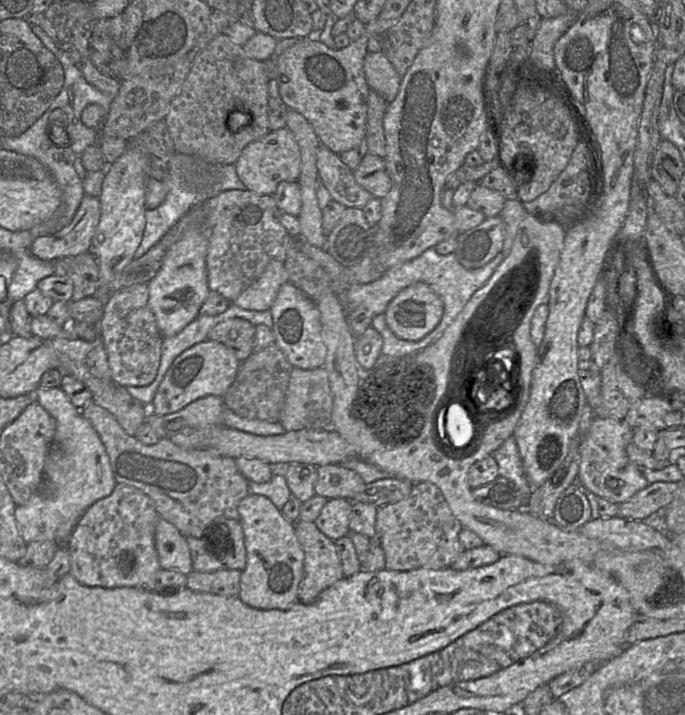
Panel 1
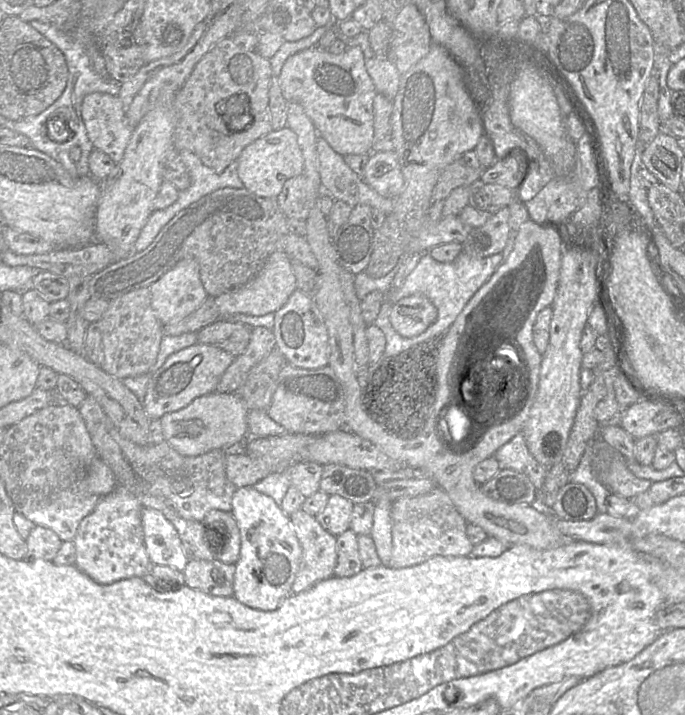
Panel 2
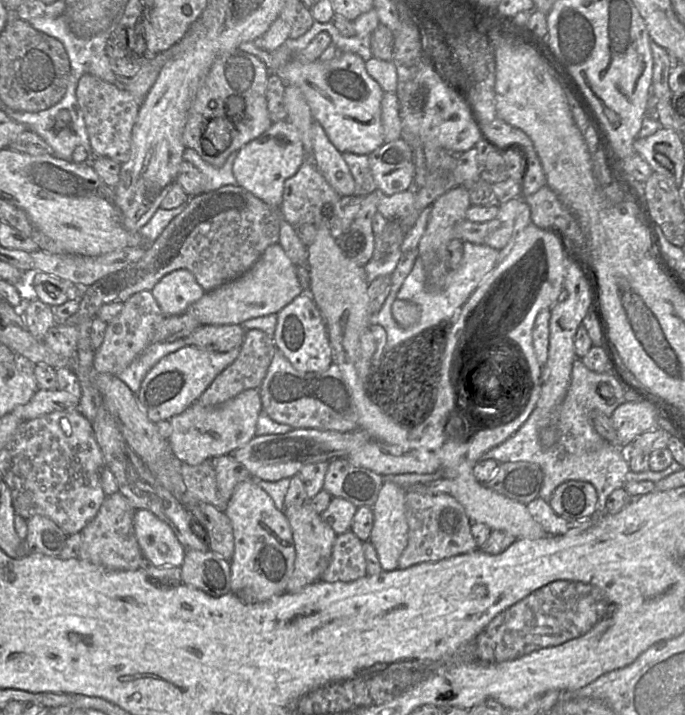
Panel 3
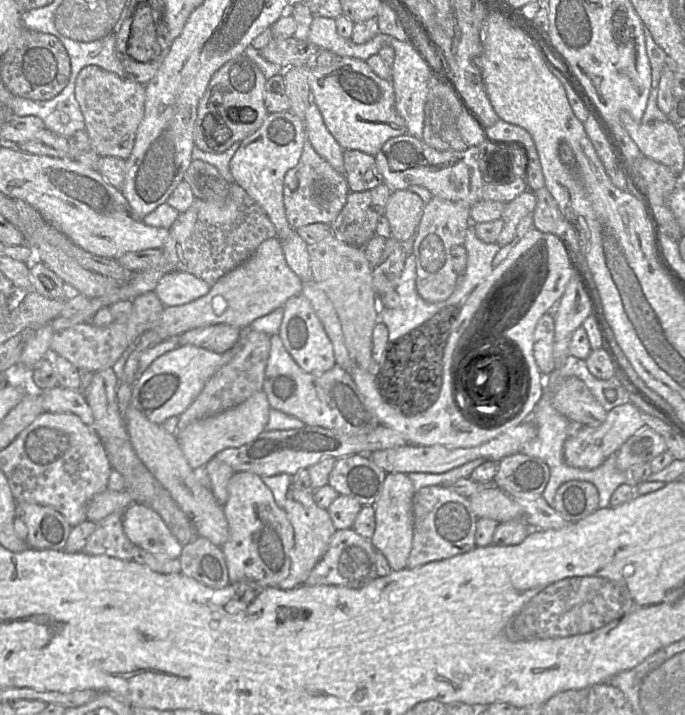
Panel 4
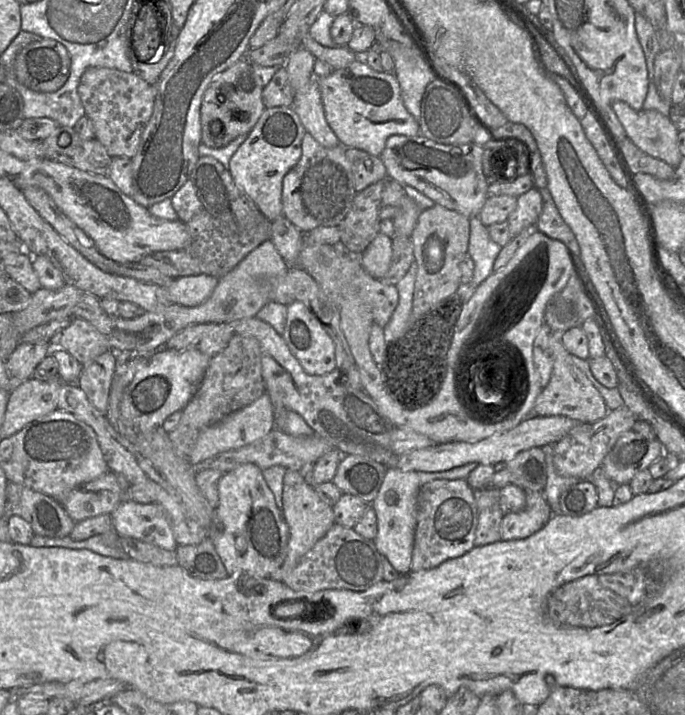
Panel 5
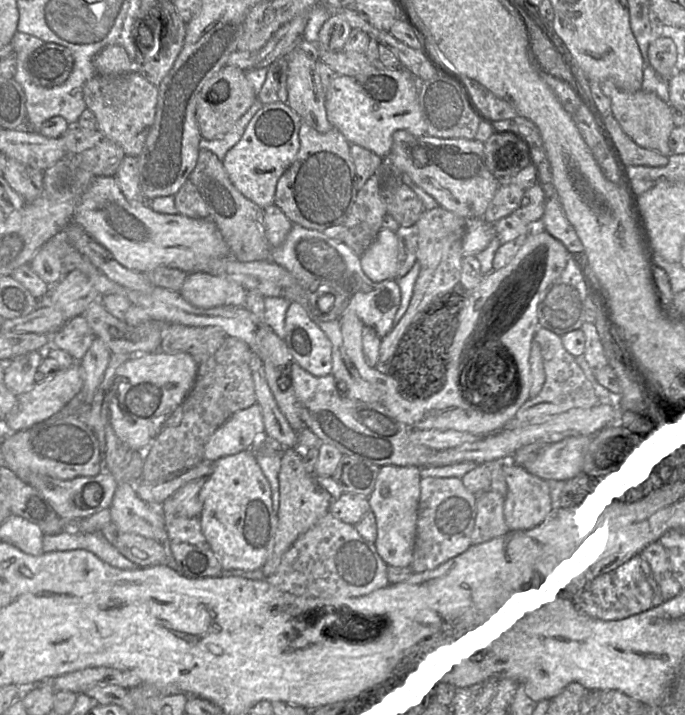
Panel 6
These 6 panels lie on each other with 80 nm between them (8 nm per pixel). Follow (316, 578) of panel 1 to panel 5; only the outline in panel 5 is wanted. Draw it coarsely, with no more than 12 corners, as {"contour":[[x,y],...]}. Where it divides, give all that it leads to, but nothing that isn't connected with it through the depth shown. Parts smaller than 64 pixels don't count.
{"contour":[[298,470],[283,479],[289,541],[269,577],[283,582],[335,524]]}

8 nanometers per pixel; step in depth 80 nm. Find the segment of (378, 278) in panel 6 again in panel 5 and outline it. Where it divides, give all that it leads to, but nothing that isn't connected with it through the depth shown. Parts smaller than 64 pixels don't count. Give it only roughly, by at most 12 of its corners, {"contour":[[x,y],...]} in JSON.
{"contour":[[379,232],[359,255],[371,277],[381,279],[392,259],[392,238]]}

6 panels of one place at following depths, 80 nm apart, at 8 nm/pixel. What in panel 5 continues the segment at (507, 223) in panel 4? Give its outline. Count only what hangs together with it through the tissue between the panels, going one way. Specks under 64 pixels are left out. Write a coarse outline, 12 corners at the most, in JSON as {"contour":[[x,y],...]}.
{"contour":[[533,187],[517,197],[507,223],[512,237],[535,227],[543,199]]}

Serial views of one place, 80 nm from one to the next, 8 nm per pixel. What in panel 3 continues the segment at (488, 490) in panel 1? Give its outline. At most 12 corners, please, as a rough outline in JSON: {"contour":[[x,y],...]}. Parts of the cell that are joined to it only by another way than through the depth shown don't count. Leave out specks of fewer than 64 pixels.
{"contour":[[505,462],[486,482],[527,505],[543,483],[531,462]]}

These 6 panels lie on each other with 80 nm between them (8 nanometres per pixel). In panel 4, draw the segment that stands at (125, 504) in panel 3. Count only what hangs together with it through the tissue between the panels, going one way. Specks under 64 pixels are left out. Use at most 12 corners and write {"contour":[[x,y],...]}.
{"contour":[[123,513],[97,522],[82,552],[132,560]]}

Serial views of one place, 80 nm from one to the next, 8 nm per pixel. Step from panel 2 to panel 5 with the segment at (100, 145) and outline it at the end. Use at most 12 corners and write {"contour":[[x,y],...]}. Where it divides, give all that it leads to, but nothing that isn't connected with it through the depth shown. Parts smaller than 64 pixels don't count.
{"contour":[[90,67],[77,90],[94,138],[132,159],[155,86]]}

